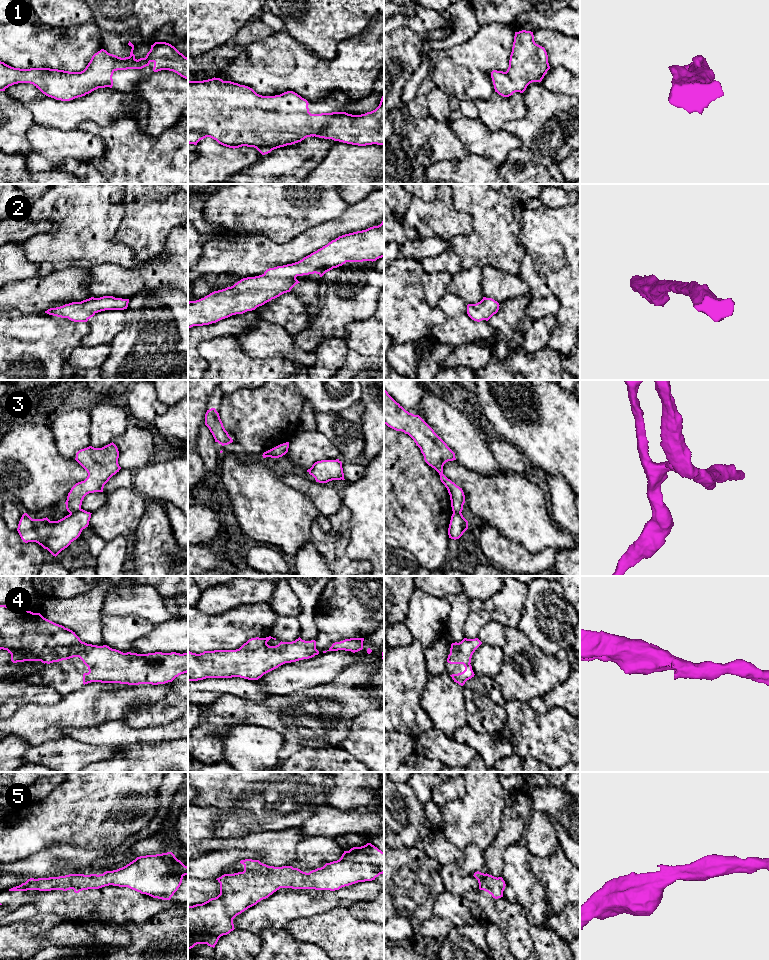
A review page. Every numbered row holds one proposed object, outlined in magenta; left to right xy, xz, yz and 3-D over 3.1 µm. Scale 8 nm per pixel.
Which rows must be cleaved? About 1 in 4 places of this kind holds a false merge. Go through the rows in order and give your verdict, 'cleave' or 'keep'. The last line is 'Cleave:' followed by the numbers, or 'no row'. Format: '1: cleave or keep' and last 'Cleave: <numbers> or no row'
1: keep
2: keep
3: cleave
4: keep
5: keep
Cleave: 3

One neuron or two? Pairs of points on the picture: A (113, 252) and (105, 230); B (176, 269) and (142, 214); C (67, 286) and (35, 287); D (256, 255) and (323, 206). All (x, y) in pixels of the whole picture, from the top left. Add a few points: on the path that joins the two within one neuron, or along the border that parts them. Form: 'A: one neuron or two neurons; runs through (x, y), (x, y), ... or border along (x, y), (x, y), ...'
A: one neuron; runs through (108, 247), (104, 243), (104, 235)
B: two neurons; border along (175, 226), (158, 254)
C: one neuron; runs through (59, 287), (43, 287)
D: two neurons; border along (261, 235), (279, 243), (298, 235)

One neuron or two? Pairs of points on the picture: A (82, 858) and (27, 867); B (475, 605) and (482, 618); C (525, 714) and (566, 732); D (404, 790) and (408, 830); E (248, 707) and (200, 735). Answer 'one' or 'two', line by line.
A: one
B: one
C: one
D: one
E: one

